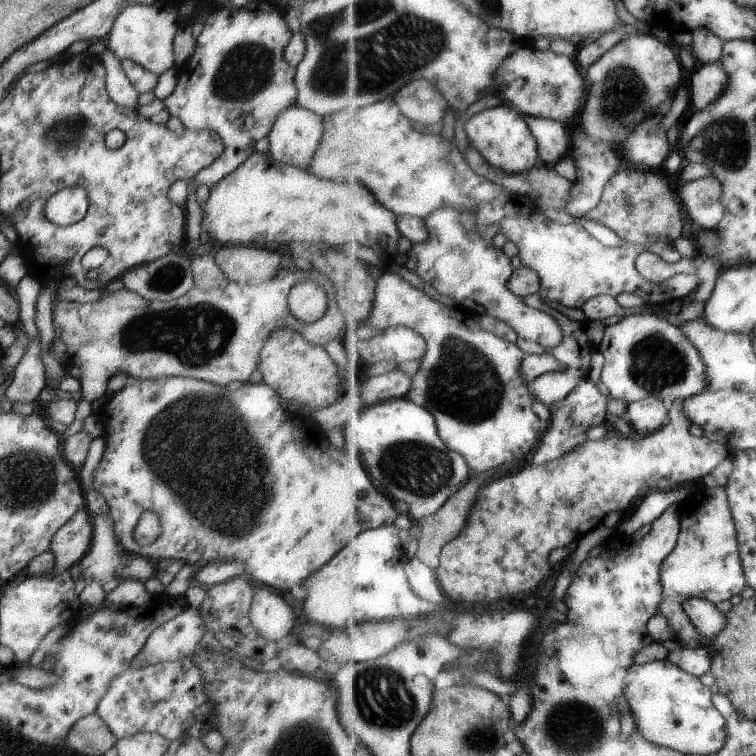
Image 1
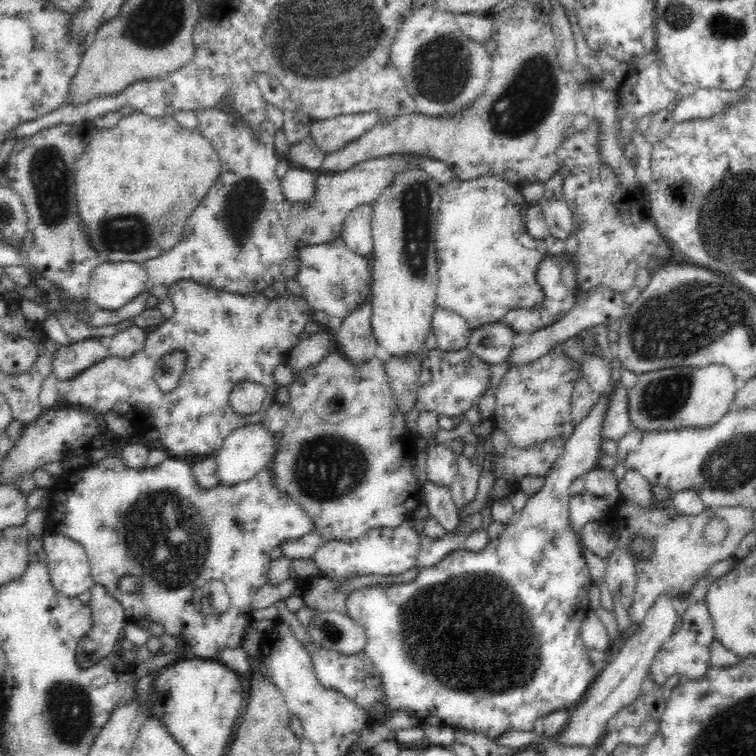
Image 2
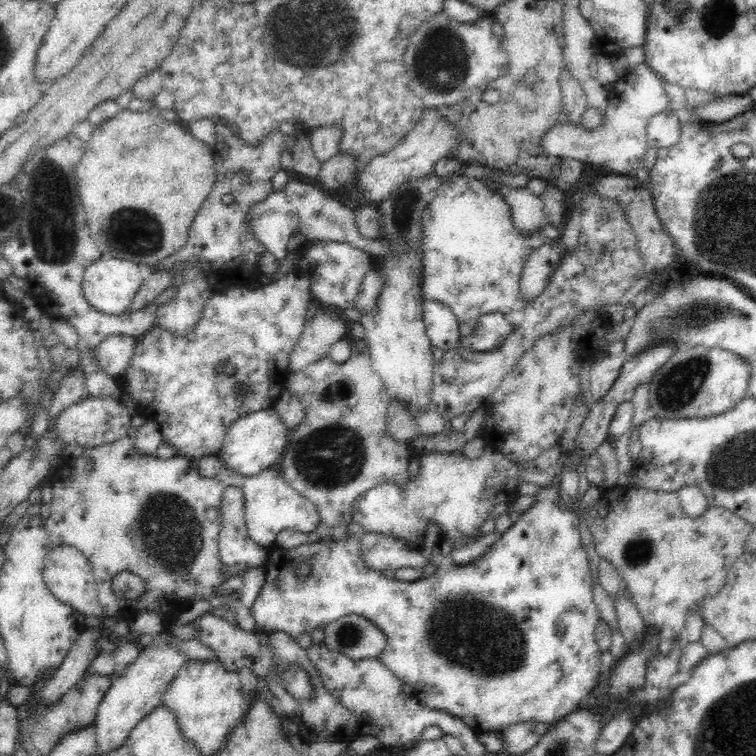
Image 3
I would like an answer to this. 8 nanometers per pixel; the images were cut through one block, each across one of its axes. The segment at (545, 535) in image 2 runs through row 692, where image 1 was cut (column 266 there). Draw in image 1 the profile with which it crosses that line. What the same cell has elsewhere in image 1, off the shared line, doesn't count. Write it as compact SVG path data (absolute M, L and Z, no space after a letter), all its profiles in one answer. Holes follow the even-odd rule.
M169 377L169 378L160 378L160 379L145 379L136 381L128 387L123 387L121 390L118 390L115 394L105 396L105 402L101 405L101 408L97 410L97 412L93 412L97 415L97 420L103 425L103 439L104 439L104 451L102 453L102 459L100 459L97 463L97 467L92 471L92 487L95 492L98 492L103 496L107 506L108 506L108 514L112 518L113 521L113 530L114 536L117 538L119 544L121 544L122 549L127 552L127 554L137 555L139 557L145 557L146 559L150 559L152 562L158 562L160 560L167 560L167 558L173 558L173 560L181 561L184 563L195 564L195 562L205 562L210 563L213 561L239 561L245 566L245 570L249 572L252 578L255 579L255 584L265 585L273 590L277 590L279 593L284 593L286 590L290 590L290 588L294 584L301 585L302 582L311 574L314 573L315 570L319 568L319 566L323 566L335 552L339 552L343 546L341 546L341 542L343 542L343 538L349 538L349 536L359 536L361 532L365 532L367 528L377 528L377 526L383 526L383 524L393 524L395 522L395 518L399 516L399 512L395 510L395 504L391 502L391 498L387 494L381 494L377 488L375 488L375 484L373 484L373 480L369 478L369 474L367 474L367 470L363 468L363 462L361 462L361 458L355 454L355 456L349 456L349 454L343 454L341 450L335 450L333 446L329 446L328 440L325 438L325 432L323 432L316 424L313 422L312 418L305 418L301 415L297 415L289 410L281 410L279 407L279 399L280 396L265 383L243 383L237 390L228 391L225 387L220 387L219 385L207 382L200 381L197 379L190 379L187 377ZM143 511L149 511L155 513L159 524L160 524L160 535L148 545L140 545L133 538L133 529L137 524L139 517Z

